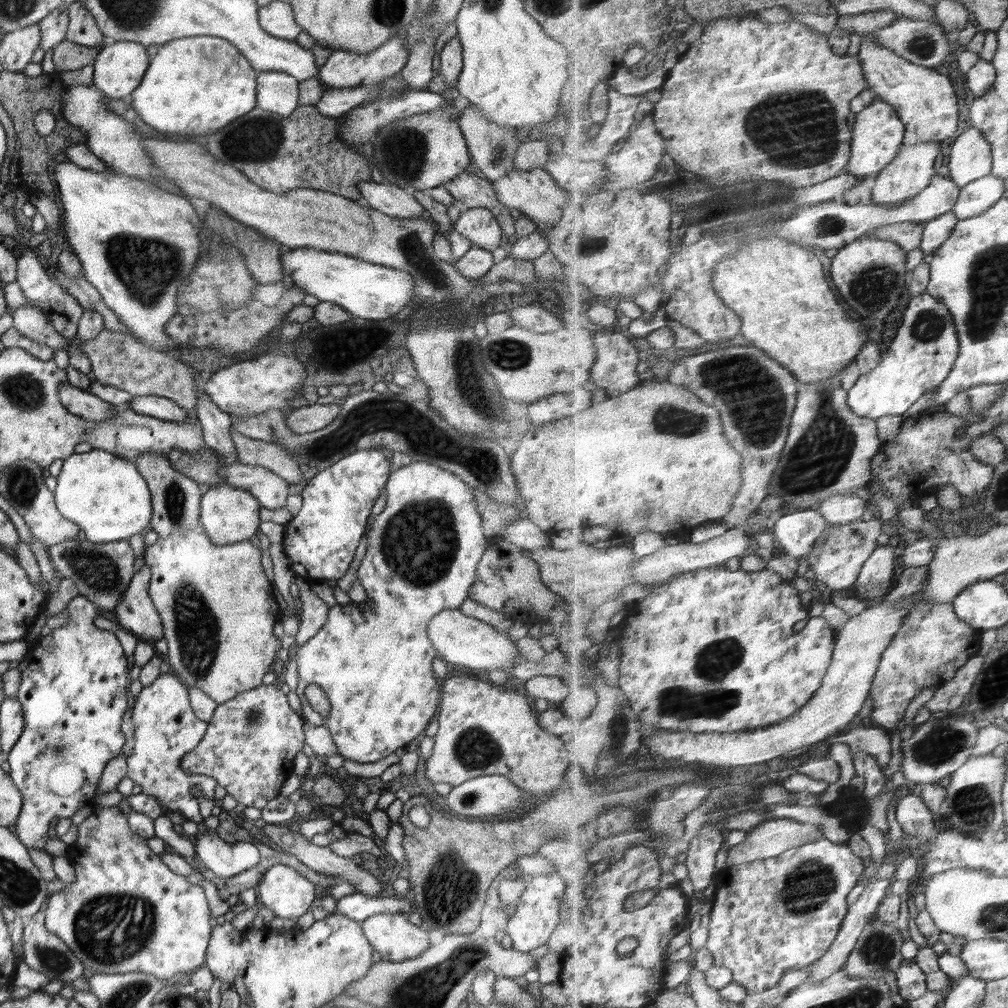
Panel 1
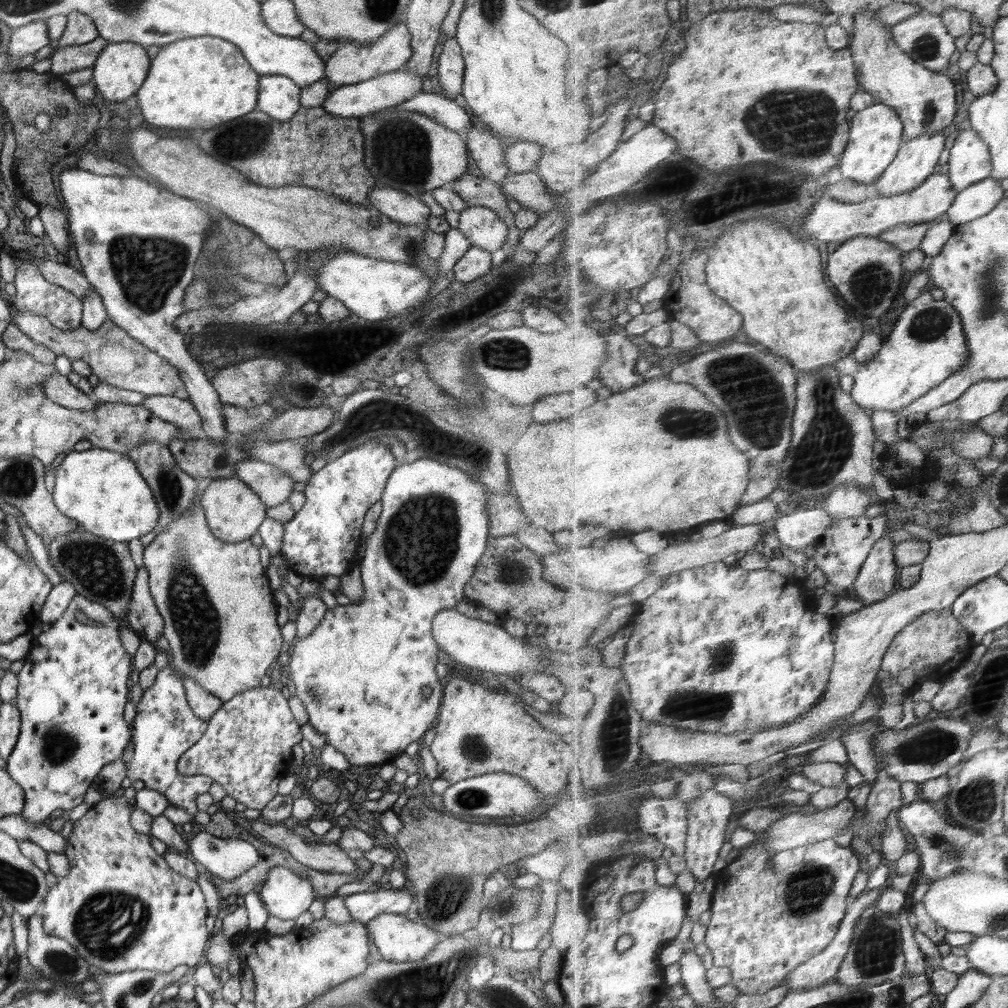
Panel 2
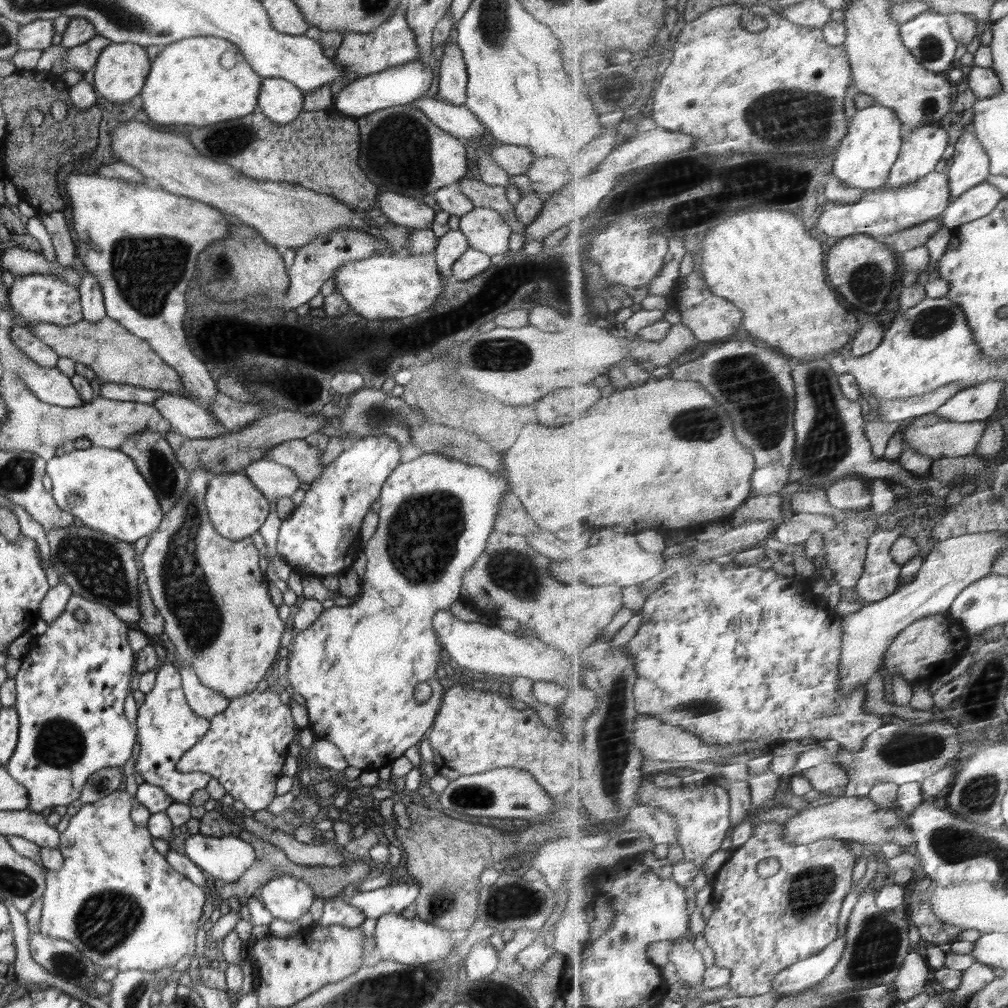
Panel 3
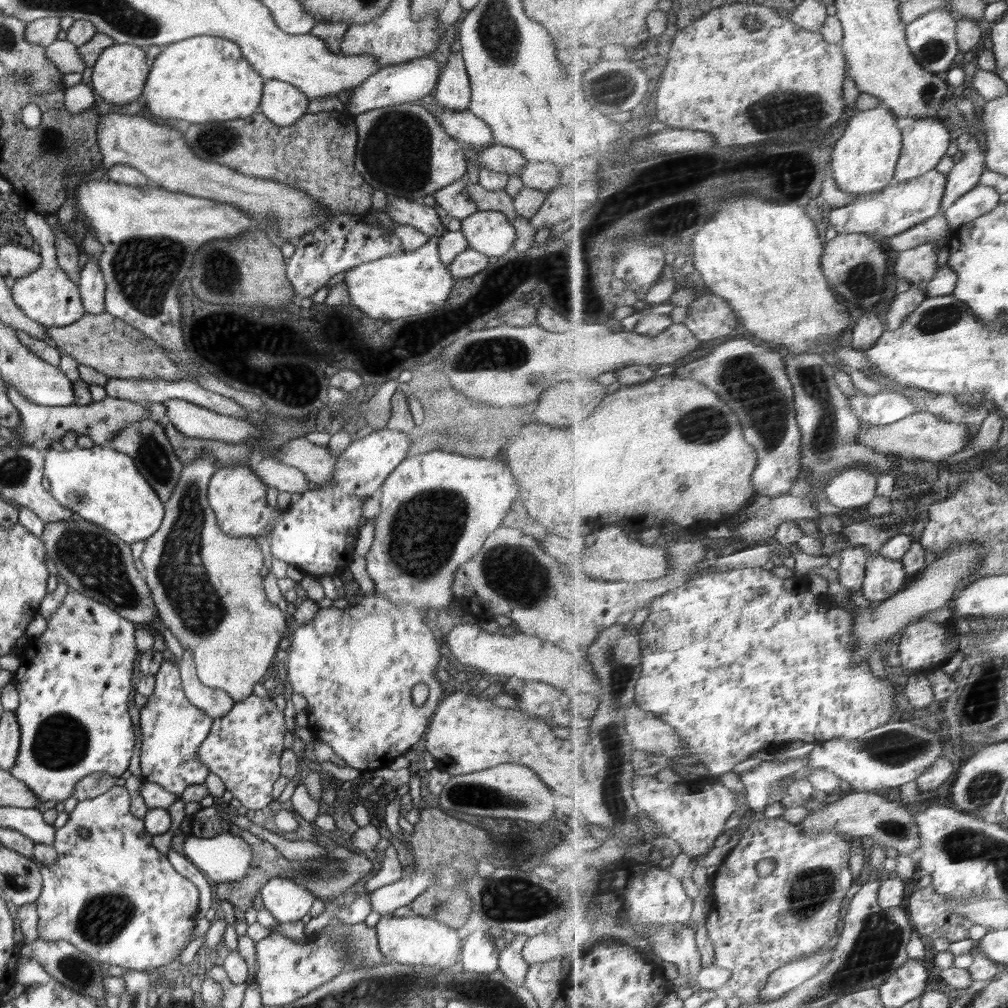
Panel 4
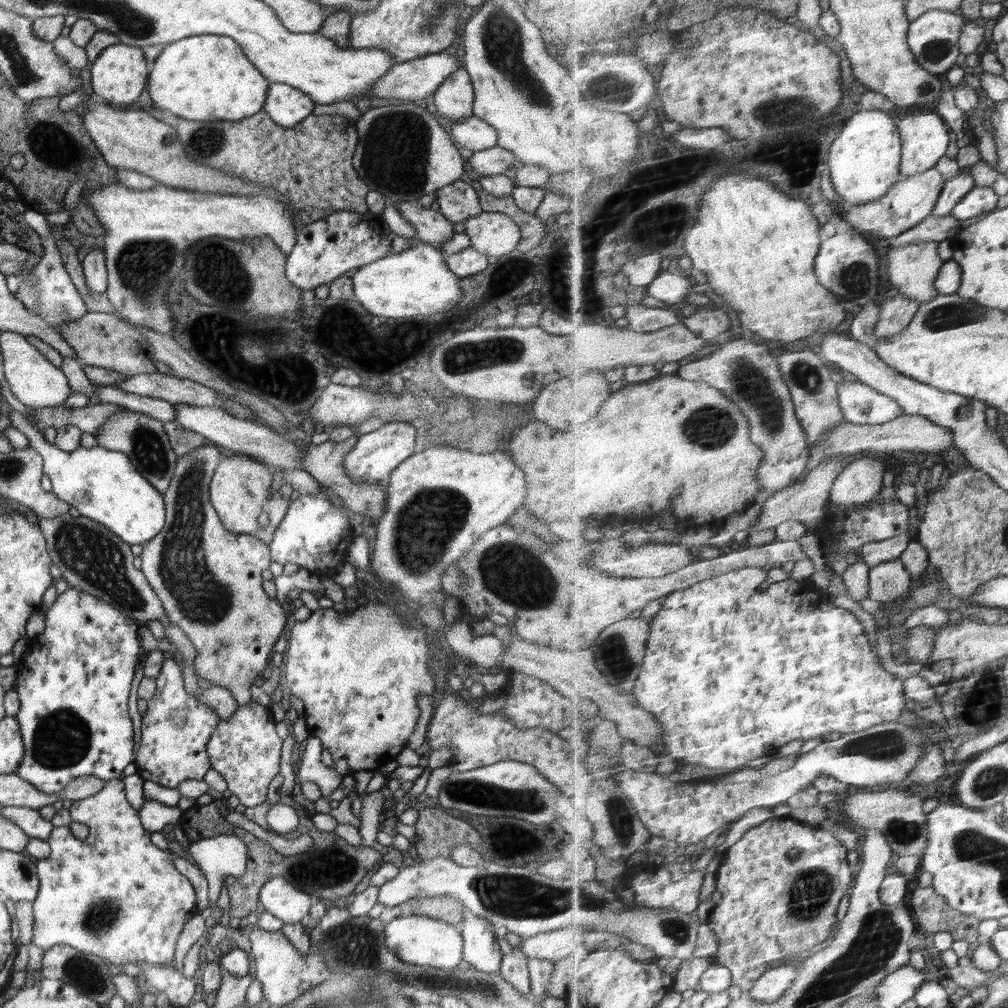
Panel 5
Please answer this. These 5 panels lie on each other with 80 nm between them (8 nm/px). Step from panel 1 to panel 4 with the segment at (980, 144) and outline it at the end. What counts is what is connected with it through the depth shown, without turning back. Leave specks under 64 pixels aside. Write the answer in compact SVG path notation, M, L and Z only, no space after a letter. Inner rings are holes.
M963 130L958 133L958 140L959 151L964 153L964 158L956 164L952 174L948 175L949 183L942 214L950 210L962 196L966 196L980 185L982 174L987 167L987 156L984 156L980 140L976 136Z

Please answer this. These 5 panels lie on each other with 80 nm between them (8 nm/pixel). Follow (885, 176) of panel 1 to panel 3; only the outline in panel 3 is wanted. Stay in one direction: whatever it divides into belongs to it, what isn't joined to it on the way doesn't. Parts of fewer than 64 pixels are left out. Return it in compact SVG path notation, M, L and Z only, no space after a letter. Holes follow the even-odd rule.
M938 125L913 131L910 138L905 139L903 152L885 184L886 188L910 186L935 172L951 140L950 130L946 131Z

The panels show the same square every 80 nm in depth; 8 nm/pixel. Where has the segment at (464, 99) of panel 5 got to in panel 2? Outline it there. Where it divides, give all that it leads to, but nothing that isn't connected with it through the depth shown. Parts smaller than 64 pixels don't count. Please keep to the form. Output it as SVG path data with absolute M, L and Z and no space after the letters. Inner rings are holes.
M448 38L443 42L438 64L439 82L443 88L442 94L454 99L461 94L465 71L461 46L455 38Z

